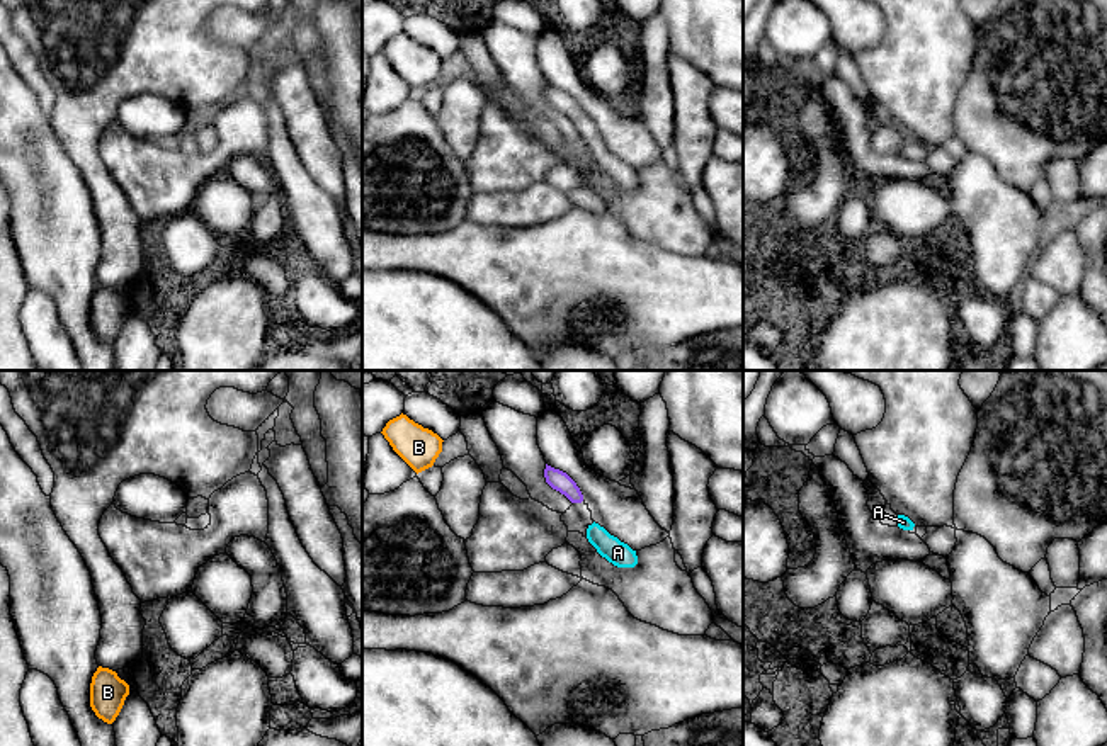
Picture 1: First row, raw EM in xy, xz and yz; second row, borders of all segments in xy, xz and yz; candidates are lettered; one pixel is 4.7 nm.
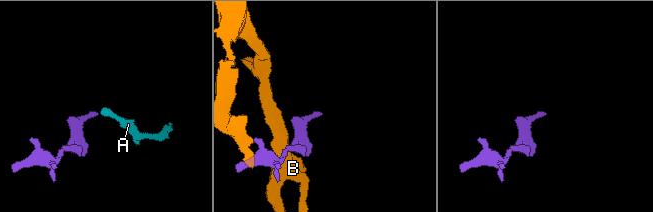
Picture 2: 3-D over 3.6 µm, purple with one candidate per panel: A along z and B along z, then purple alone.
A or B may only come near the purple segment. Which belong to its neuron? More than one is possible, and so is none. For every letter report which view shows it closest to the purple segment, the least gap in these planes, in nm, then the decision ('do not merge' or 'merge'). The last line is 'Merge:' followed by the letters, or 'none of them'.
A: nearest in xz; 120 nm apart; merge
B: nearest in xz; 500 nm apart; do not merge
Merge: A

